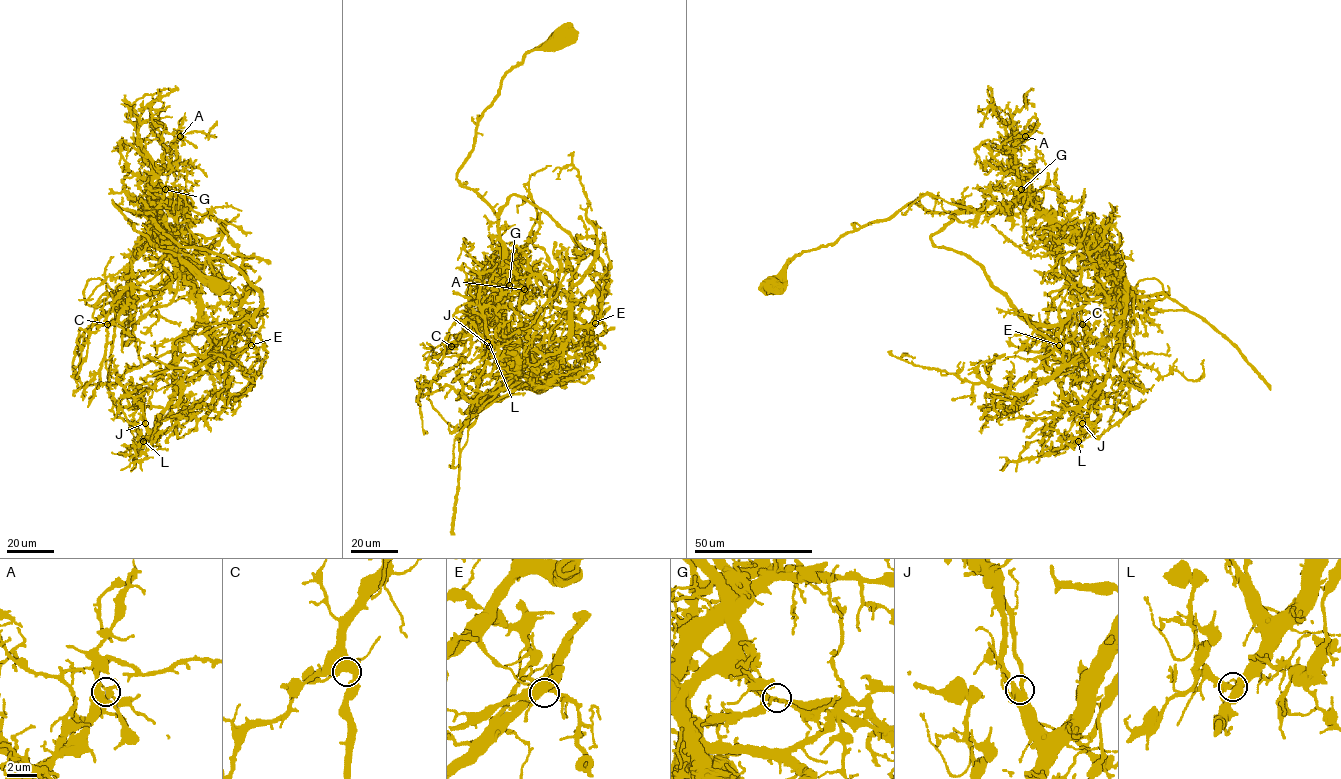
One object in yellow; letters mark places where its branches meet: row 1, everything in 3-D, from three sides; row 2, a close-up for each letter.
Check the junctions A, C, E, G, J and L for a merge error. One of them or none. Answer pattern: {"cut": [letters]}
{"cut": ["A"]}

